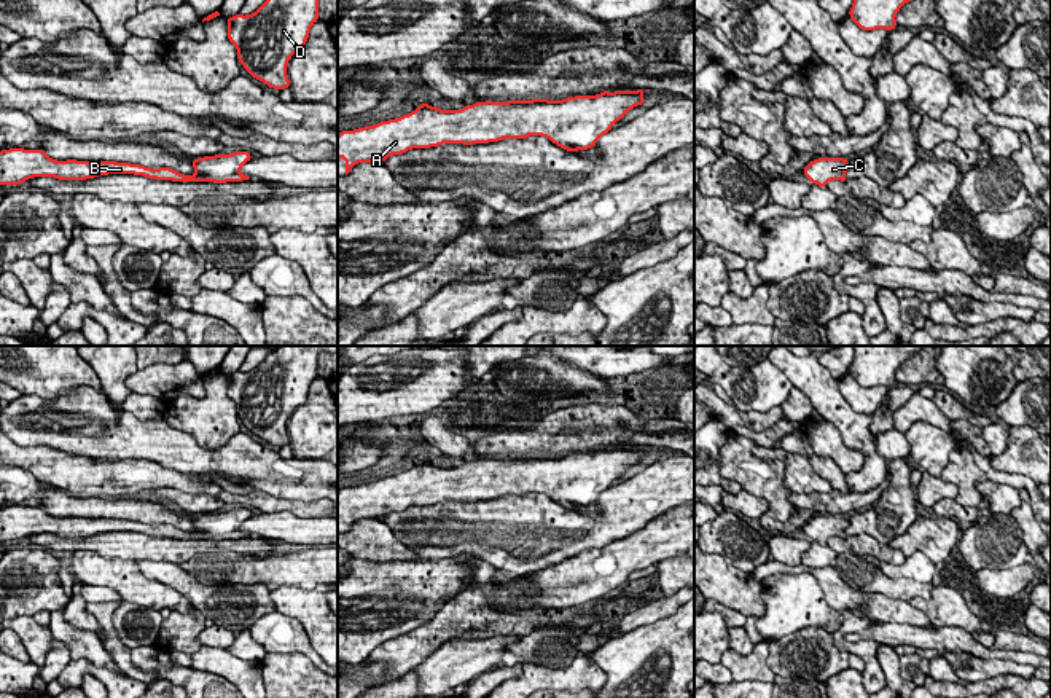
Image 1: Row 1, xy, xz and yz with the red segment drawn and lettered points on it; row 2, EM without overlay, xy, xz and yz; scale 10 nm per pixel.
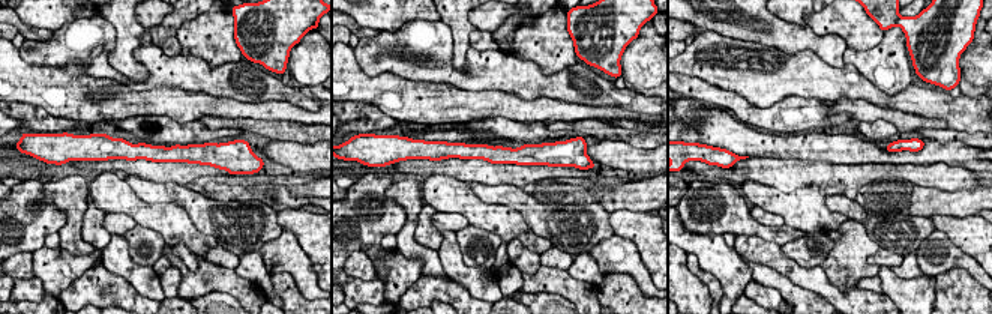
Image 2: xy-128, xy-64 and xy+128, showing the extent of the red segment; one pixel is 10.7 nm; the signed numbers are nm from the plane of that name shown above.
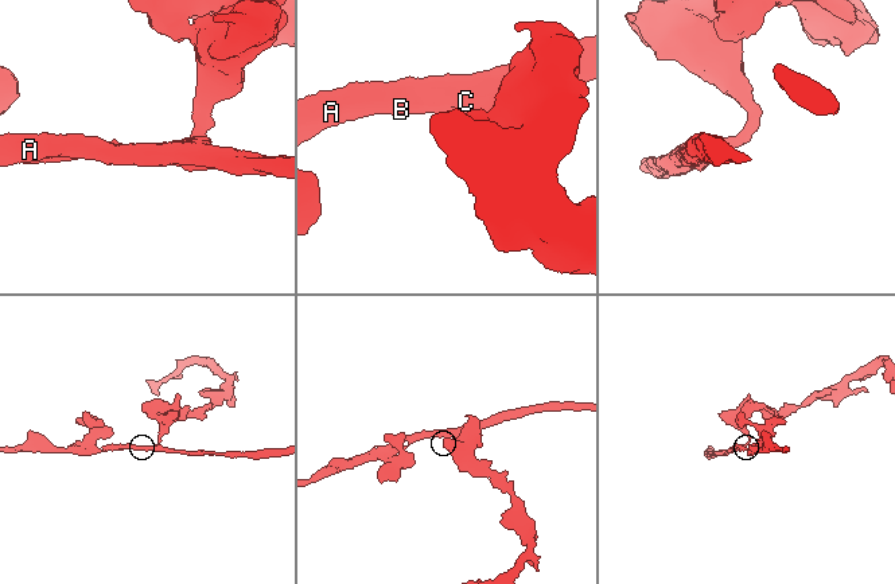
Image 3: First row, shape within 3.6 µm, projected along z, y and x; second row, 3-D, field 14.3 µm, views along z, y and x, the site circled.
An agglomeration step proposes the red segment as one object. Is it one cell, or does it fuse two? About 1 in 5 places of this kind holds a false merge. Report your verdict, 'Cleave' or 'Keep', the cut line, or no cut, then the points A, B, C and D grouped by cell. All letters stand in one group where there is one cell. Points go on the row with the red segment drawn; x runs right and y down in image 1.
Keep. No split. Groups: A B C D

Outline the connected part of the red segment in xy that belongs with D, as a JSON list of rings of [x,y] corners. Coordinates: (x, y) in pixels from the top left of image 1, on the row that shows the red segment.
[[[266,0],[255,13],[228,18],[228,40],[253,76],[274,89],[290,88],[287,64],[318,21],[318,0]]]

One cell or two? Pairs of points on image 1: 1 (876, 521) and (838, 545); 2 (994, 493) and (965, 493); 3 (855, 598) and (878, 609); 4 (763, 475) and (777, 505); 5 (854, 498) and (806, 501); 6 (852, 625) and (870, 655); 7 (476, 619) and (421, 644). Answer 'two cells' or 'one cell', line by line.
1: two cells
2: two cells
3: one cell
4: one cell
5: one cell
6: one cell
7: one cell

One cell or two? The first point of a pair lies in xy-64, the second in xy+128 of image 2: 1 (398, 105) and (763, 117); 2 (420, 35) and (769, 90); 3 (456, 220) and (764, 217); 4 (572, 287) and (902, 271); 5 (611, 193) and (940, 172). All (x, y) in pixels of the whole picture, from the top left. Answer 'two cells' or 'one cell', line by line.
1: one cell
2: one cell
3: one cell
4: two cells
5: two cells

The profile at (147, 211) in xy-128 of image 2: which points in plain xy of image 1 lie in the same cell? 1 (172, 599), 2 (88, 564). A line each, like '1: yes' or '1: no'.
1: yes
2: yes

